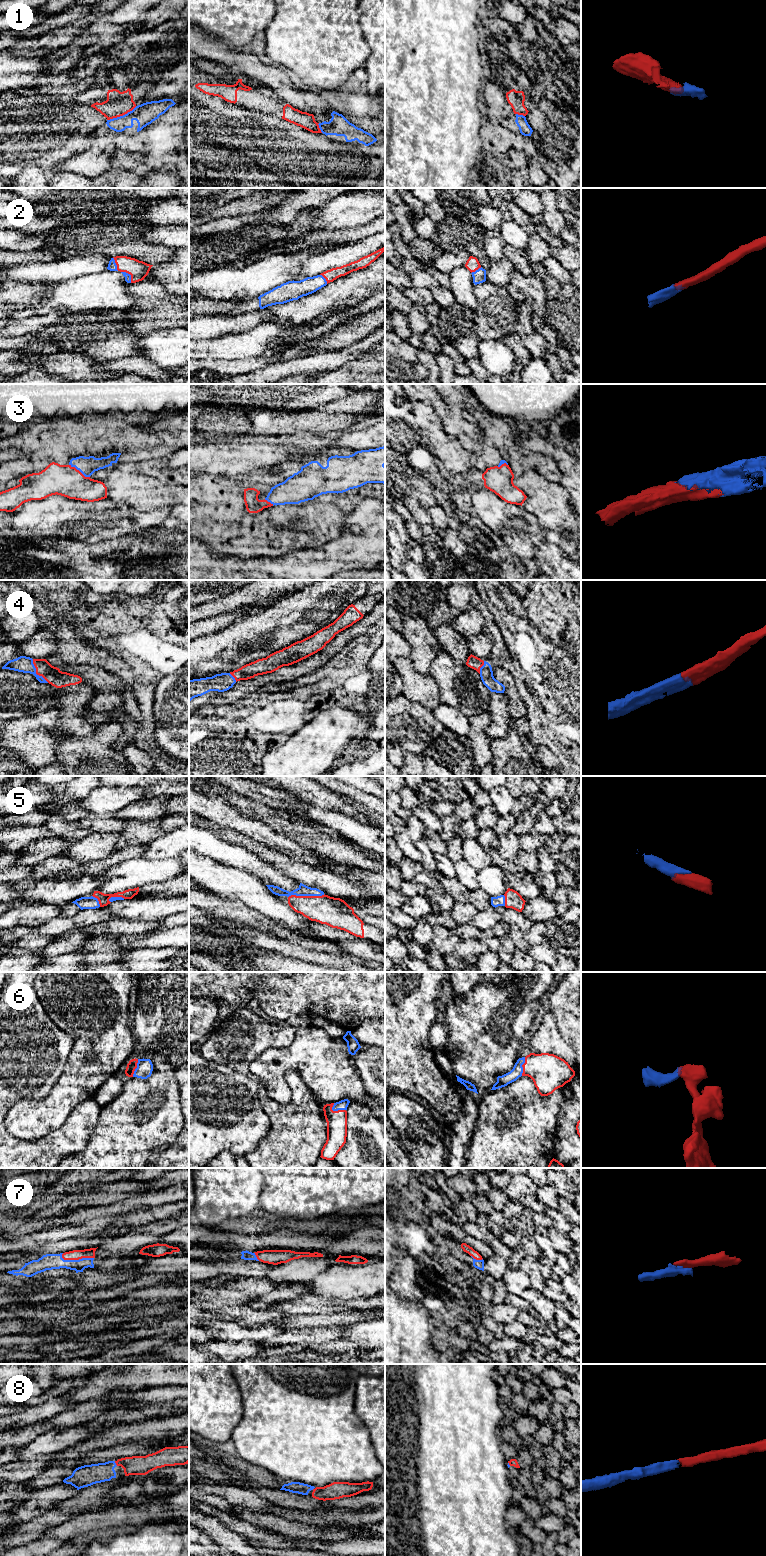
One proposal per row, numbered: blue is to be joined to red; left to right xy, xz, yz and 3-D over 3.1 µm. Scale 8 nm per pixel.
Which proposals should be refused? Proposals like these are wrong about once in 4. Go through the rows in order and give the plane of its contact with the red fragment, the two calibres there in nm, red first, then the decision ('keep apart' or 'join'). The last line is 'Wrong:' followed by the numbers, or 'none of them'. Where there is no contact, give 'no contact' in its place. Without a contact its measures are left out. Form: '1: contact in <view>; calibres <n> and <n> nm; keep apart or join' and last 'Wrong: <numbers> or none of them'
1: contact in xy; calibres 190 and 170 nm; keep apart
2: contact in xy; calibres 150 and 50 nm; join
3: contact in xy; calibres 240 and 150 nm; join
4: contact in xy; calibres 140 and 130 nm; join
5: contact in xz; calibres 220 and 90 nm; join
6: contact in xz; calibres 160 and 80 nm; join
7: contact in xy; calibres 80 and 130 nm; join
8: contact in xy; calibres 160 and 170 nm; join
Wrong: 1

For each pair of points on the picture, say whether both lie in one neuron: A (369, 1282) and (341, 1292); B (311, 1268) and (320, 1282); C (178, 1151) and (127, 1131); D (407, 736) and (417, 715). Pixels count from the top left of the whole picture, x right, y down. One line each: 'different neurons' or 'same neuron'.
A: same neuron
B: different neurons
C: different neurons
D: same neuron

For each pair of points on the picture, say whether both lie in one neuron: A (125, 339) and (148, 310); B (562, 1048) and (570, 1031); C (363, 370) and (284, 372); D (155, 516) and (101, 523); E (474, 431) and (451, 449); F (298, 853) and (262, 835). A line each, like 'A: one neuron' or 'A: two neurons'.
A: one neuron
B: two neurons
C: two neurons
D: one neuron
E: two neurons
F: one neuron

